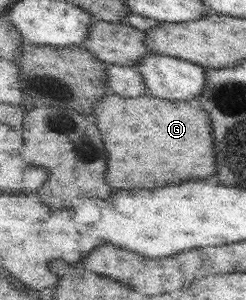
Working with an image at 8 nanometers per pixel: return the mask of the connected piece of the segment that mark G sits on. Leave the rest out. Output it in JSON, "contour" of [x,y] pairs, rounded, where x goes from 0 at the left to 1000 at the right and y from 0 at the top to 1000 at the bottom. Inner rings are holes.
{"contour":[[[439,313],[398,347],[390,387],[447,513],[431,587],[463,627],[577,627],[593,607],[618,633],[748,600],[829,600],[886,567],[854,387],[789,340],[691,340],[610,313],[565,327]],[[610,460],[634,473],[610,473]]]}

